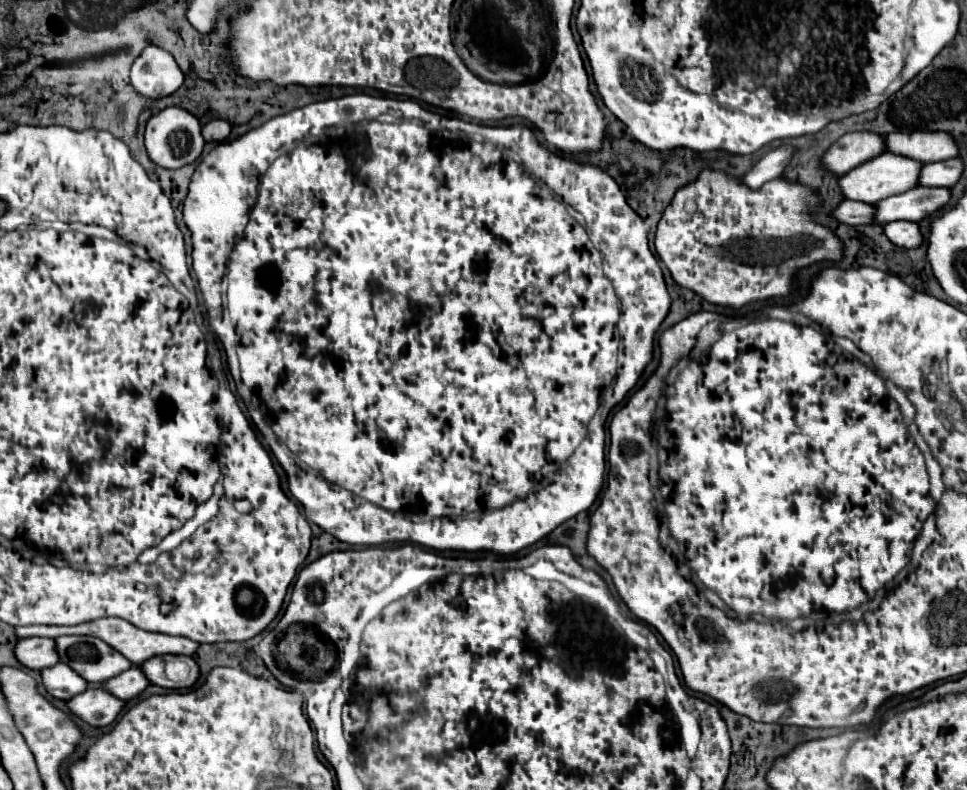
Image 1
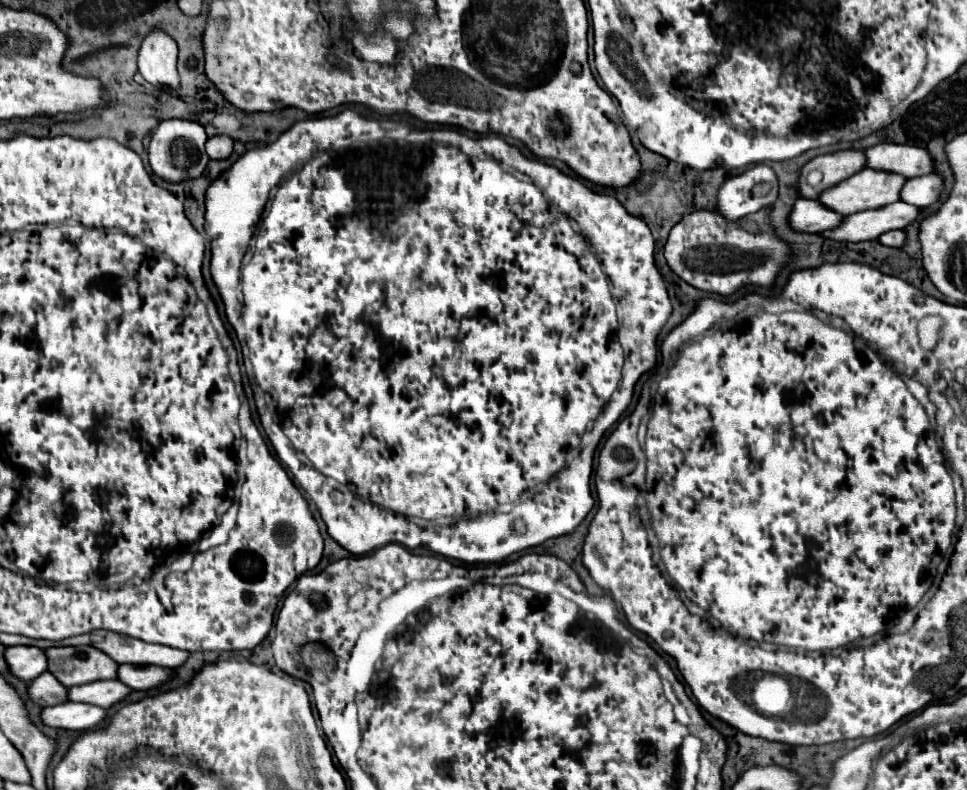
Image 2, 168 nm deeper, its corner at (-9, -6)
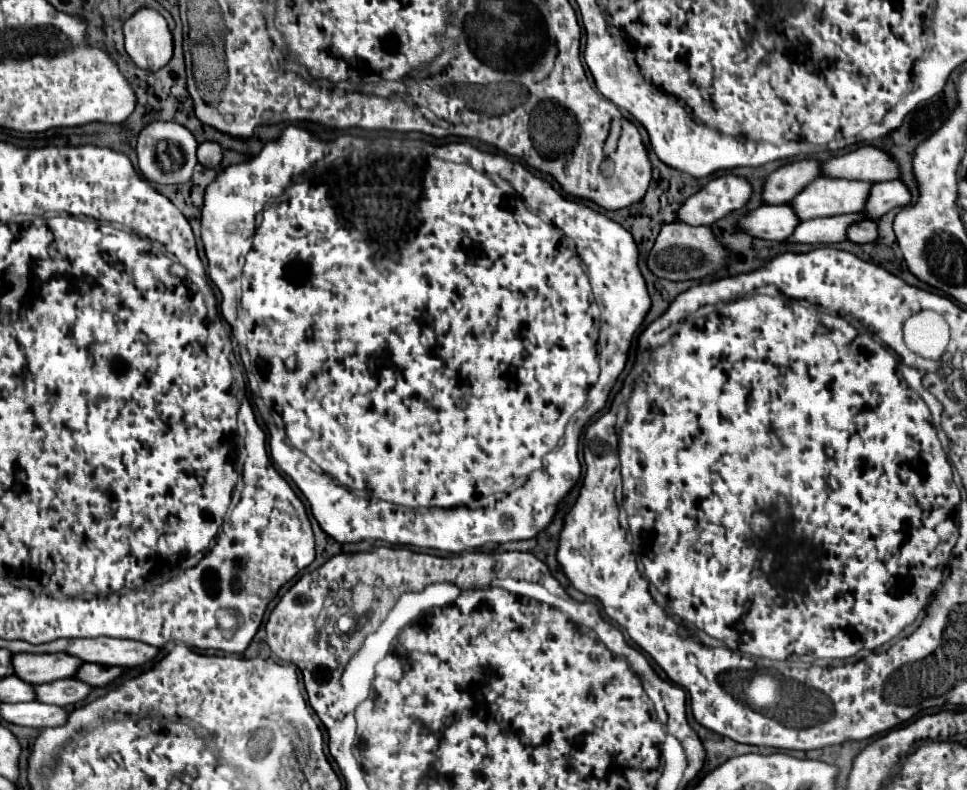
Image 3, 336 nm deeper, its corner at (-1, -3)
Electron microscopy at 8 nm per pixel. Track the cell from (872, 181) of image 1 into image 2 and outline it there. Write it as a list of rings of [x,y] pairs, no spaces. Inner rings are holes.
[[[863,168],[841,184],[827,188],[819,196],[819,202],[841,216],[849,216],[897,202],[899,188],[903,188],[903,176]]]

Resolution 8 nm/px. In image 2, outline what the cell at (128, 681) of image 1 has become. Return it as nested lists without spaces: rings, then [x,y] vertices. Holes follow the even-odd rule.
[[[97,680],[91,684],[73,686],[67,690],[67,700],[71,702],[85,702],[99,708],[111,708],[113,704],[121,702],[131,690],[121,684],[119,680]]]

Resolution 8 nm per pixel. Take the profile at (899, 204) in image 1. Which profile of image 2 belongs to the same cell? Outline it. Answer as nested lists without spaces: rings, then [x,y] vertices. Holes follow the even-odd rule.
[[[893,202],[877,210],[865,210],[857,214],[845,216],[843,224],[833,230],[825,230],[821,236],[835,240],[835,242],[863,242],[863,240],[877,240],[887,230],[905,228],[911,224],[919,214],[919,208],[911,208],[909,204]]]

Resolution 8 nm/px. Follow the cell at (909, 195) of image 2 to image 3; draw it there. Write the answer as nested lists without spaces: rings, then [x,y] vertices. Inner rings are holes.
[[[895,179],[895,181],[873,185],[865,211],[869,213],[871,219],[879,219],[887,211],[895,207],[907,207],[909,203],[911,203],[911,191],[901,179]]]

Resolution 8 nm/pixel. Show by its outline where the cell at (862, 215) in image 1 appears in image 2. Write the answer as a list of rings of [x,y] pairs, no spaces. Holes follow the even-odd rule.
[[[803,198],[793,204],[791,216],[787,216],[787,224],[795,232],[809,232],[809,234],[831,230],[839,226],[841,220],[843,220],[841,214],[827,210],[817,200],[803,200]]]

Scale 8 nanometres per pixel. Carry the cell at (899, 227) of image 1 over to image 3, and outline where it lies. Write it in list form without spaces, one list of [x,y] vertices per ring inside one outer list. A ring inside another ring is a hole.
[[[867,219],[867,221],[861,221],[853,227],[849,227],[847,237],[849,237],[849,241],[855,241],[855,243],[873,243],[879,237],[877,221]]]

